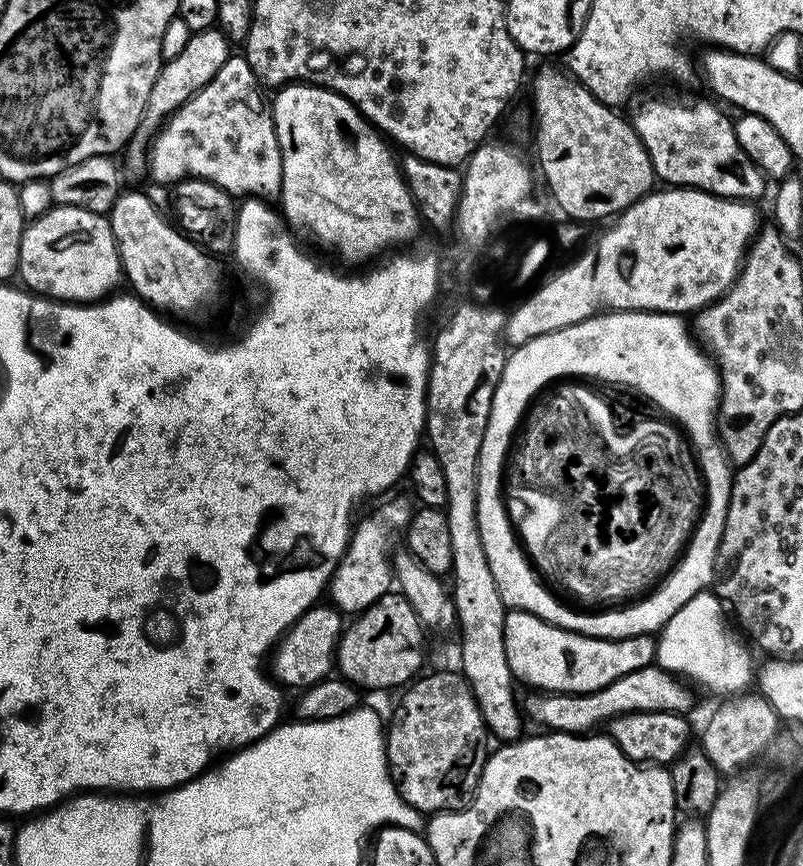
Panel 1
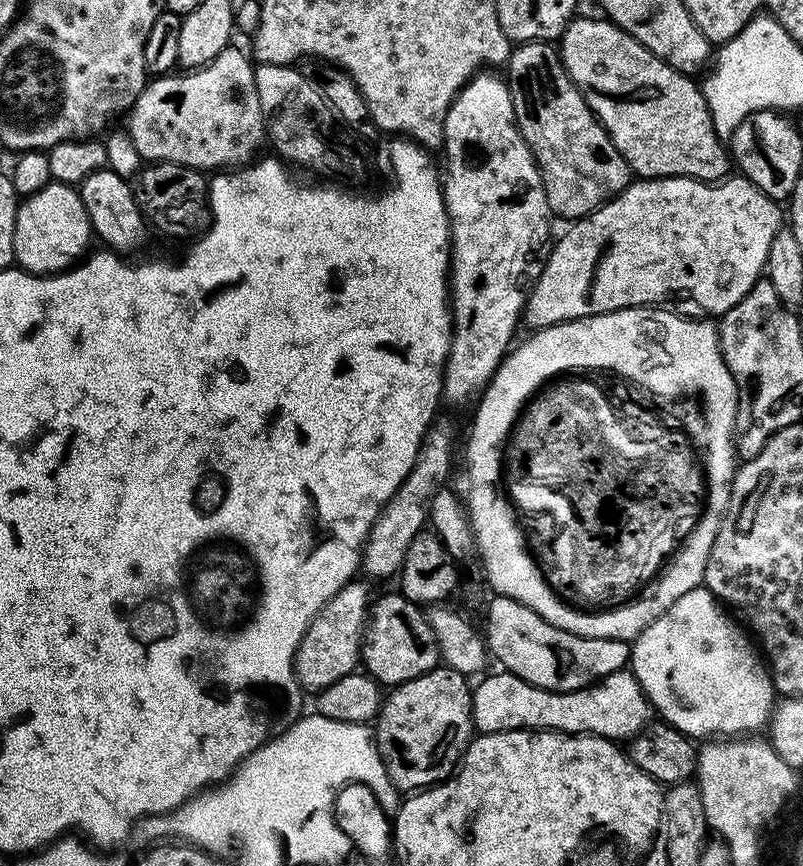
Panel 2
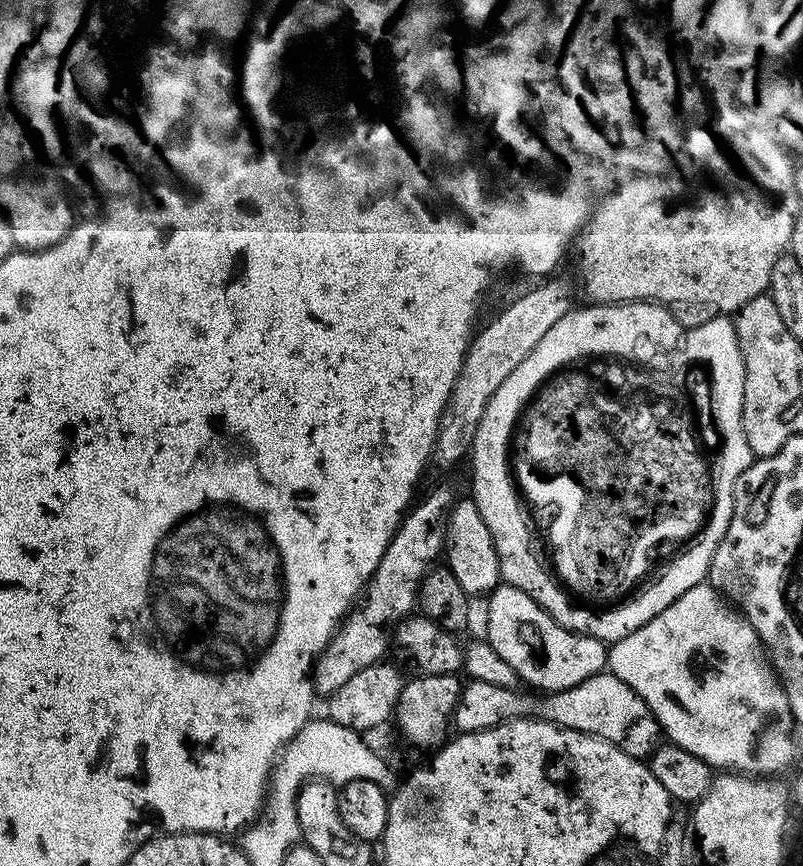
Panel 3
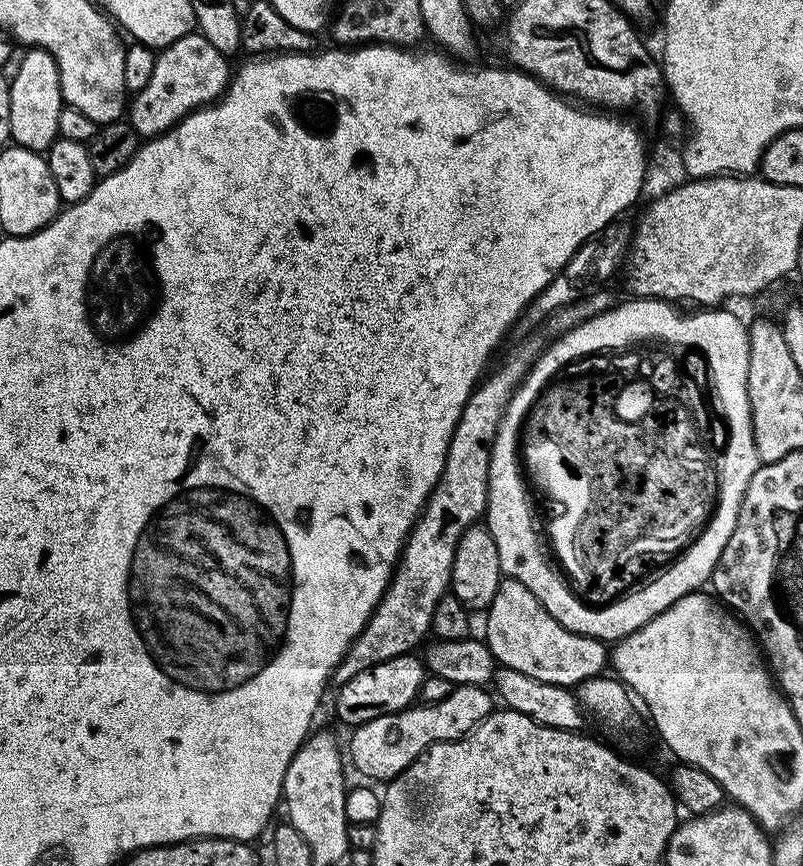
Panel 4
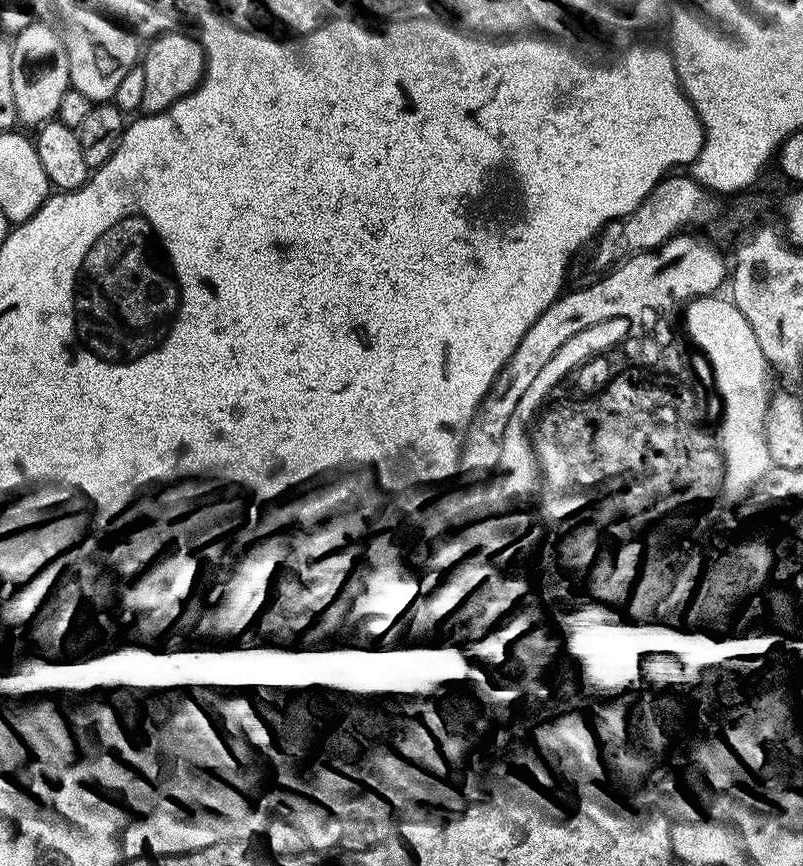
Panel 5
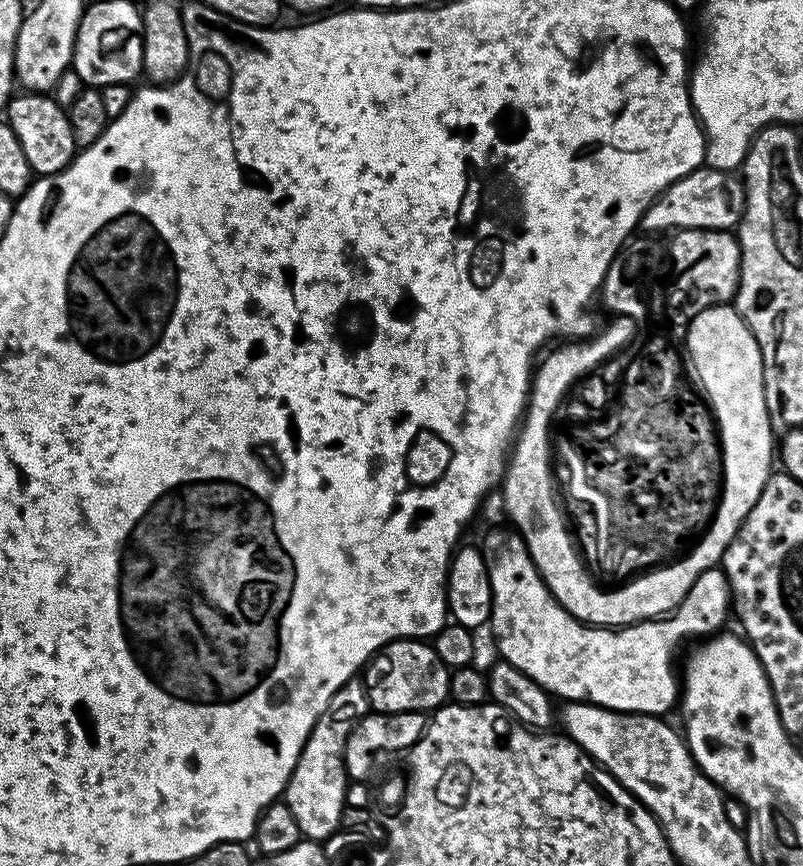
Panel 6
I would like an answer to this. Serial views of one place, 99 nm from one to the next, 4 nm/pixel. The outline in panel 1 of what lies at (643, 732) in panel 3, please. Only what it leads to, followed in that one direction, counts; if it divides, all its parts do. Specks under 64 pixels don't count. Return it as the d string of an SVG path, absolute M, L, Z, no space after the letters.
M649 666L642 670L634 670L606 686L602 690L593 692L554 692L551 694L528 694L532 696L523 697L522 708L527 719L536 724L545 724L545 729L553 732L571 732L573 734L584 734L595 724L603 725L612 720L618 714L627 712L663 712L687 713L692 700L688 692L683 688L677 677L671 672L664 671L659 666Z

